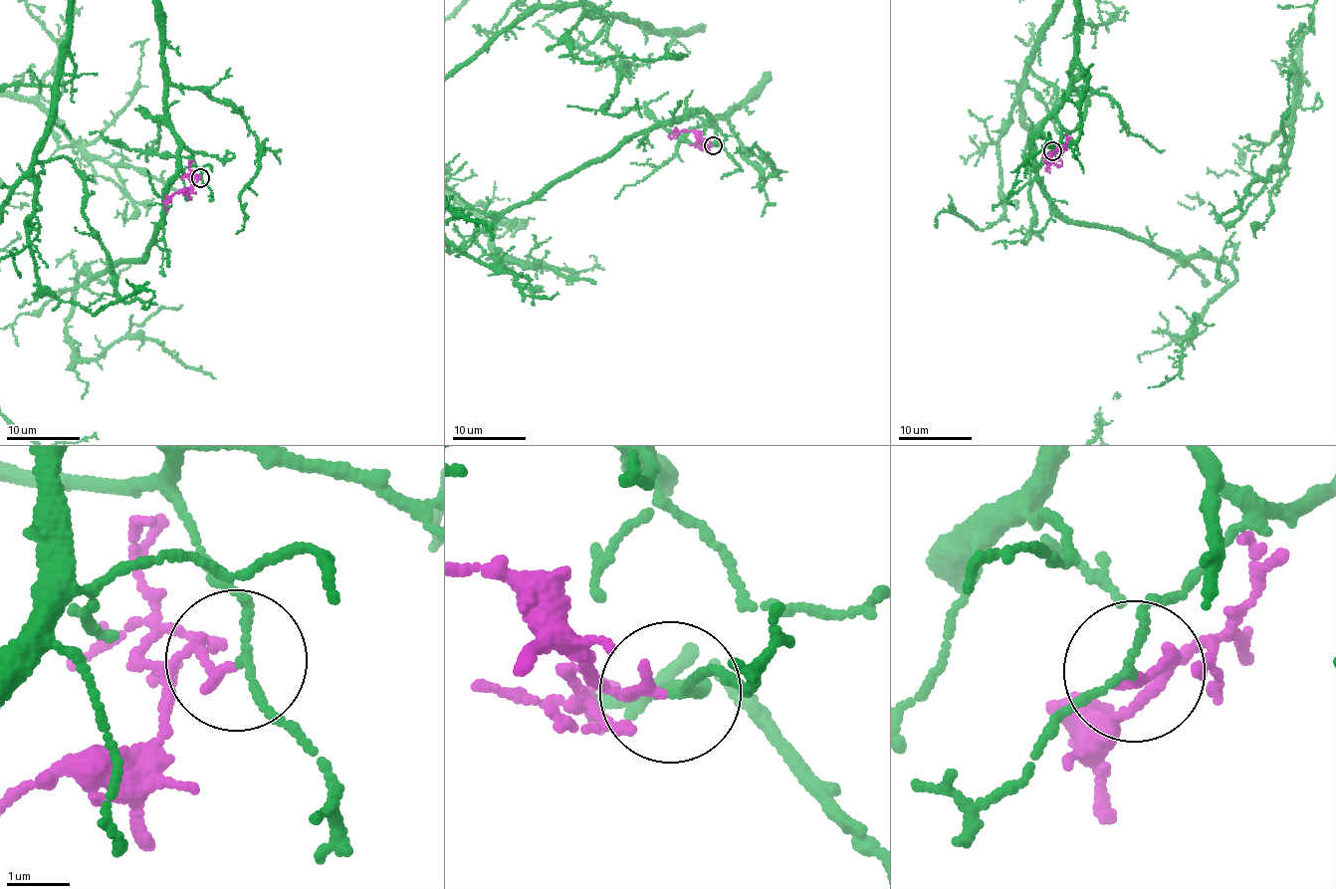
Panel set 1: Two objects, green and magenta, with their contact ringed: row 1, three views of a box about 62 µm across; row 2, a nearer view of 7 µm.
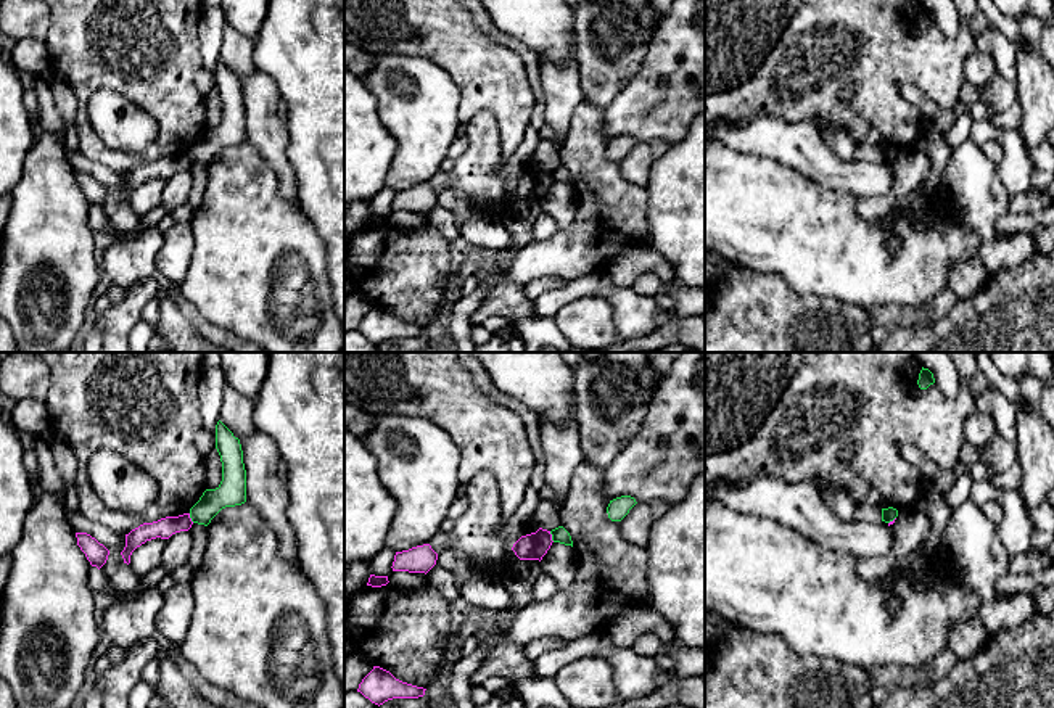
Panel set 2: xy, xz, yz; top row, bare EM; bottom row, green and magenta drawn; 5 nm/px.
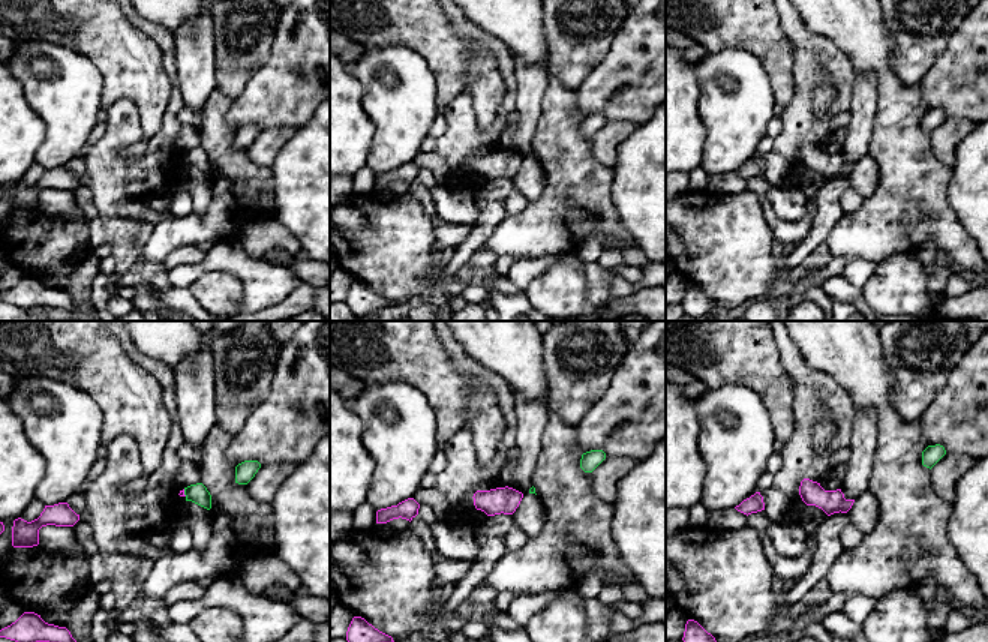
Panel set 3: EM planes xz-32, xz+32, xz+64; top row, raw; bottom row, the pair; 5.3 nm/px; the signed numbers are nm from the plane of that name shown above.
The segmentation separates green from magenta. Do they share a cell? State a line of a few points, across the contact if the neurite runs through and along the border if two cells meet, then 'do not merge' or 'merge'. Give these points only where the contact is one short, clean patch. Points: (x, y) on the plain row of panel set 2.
line xz (549, 171), (554, 181); do not merge

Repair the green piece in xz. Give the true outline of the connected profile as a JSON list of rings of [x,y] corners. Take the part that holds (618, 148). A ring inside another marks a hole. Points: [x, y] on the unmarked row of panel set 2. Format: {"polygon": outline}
{"polygon": [[[621,135],[610,140],[607,146],[608,158],[611,161],[621,161],[636,143],[636,138],[631,135]]]}

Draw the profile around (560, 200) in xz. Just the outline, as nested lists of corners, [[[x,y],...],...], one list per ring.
[[[552,182],[541,206],[555,219],[558,228],[568,228],[576,216],[576,193],[571,185]]]

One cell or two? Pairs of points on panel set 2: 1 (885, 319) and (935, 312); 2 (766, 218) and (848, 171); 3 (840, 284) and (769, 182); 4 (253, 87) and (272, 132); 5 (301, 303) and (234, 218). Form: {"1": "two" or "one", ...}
{"1": "one", "2": "two", "3": "one", "4": "one", "5": "one"}

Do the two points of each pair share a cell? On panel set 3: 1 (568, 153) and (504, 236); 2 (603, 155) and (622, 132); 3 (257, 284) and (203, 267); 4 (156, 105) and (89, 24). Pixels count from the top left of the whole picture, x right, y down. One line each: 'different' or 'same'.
1: same
2: same
3: same
4: same

